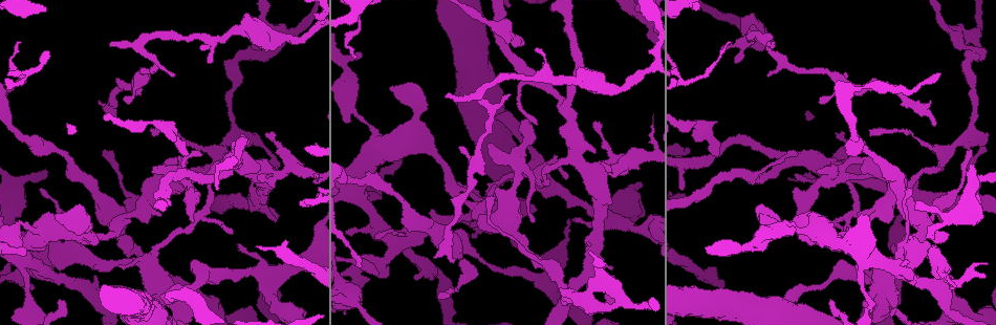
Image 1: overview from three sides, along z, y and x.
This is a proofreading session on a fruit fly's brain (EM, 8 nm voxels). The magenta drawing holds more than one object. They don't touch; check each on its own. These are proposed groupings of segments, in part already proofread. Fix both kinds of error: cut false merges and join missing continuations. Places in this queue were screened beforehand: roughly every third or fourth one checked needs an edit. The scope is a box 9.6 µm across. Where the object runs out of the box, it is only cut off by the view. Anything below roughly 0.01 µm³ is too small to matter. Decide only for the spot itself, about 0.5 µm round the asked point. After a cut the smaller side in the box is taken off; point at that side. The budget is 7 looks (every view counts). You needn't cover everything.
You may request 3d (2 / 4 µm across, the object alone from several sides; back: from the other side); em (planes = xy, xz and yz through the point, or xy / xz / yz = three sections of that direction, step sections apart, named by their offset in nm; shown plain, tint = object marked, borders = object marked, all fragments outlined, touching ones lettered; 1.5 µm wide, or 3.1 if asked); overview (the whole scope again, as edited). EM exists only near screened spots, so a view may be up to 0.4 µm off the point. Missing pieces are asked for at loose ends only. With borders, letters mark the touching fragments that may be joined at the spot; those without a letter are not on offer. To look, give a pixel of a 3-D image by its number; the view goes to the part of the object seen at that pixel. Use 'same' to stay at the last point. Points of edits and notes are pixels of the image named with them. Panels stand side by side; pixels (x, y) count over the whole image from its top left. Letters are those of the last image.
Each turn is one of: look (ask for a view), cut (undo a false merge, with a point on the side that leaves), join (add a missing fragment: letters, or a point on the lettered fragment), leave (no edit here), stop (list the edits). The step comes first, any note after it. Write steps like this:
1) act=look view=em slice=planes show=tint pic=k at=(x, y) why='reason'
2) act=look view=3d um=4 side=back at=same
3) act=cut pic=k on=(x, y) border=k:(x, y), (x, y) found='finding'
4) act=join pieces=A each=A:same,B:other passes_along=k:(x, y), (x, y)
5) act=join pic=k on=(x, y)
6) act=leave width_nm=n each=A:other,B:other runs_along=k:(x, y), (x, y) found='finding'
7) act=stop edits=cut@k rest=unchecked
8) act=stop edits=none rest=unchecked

act=look view=em slice=planes show=borders pic=1 at=(142, 44) why='sharp bend'

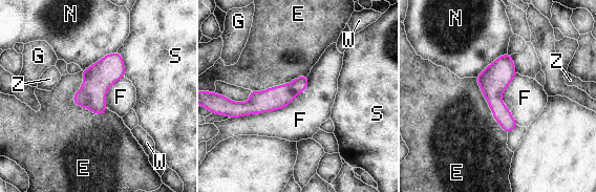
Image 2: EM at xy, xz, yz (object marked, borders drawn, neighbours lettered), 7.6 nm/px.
act=leave width_nm=180 each=E:other,F:other,G:other,N:other,S:other,W:other,Z:other runs_along=2:(305, 79), (282, 96), (239, 107) found='all the same neuron'

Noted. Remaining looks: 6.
act=look view=3d um=2 pic=1 at=(259, 168)

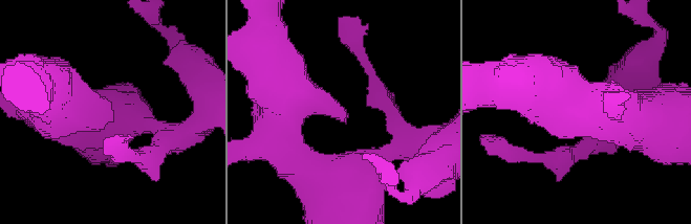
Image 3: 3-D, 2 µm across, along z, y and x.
act=look view=em slice=planes show=borders pic=3 at=(111, 119) why='shape alone is not enough'

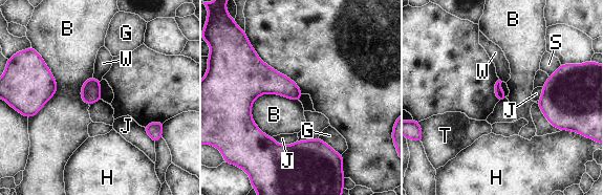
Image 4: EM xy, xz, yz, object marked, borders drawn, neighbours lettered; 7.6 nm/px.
act=leave each=B:other,G:other,H:other,J:other,S:other,T:other,W:other found='no lettered fragment goes on from it'

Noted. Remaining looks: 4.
act=look view=3d um=2 pic=1 at=(194, 221) why='an open end'

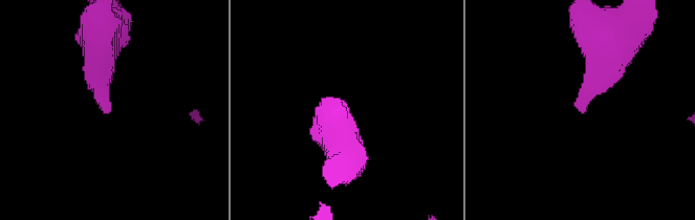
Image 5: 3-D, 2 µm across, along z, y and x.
act=look view=em slice=yz step=8 show=tint pic=5 at=(108, 111)

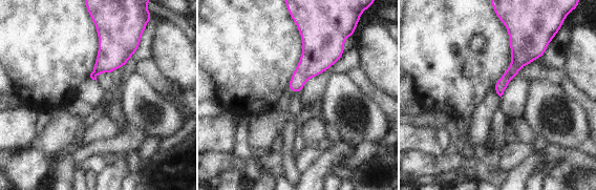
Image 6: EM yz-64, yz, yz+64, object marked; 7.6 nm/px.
act=look view=em slice=planes show=borders at=same

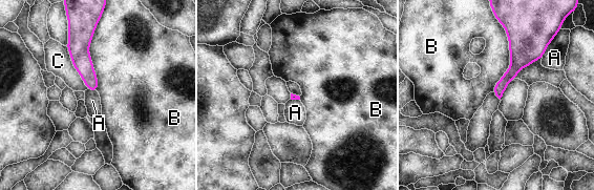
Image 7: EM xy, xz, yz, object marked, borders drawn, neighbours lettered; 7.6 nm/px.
act=leave each=A:other,B:other,C:other border=7:(98, 24), (89, 46), (97, 91) found='no lettered fragment goes on from it'

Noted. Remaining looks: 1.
act=stop edits=none rest=unchecked

